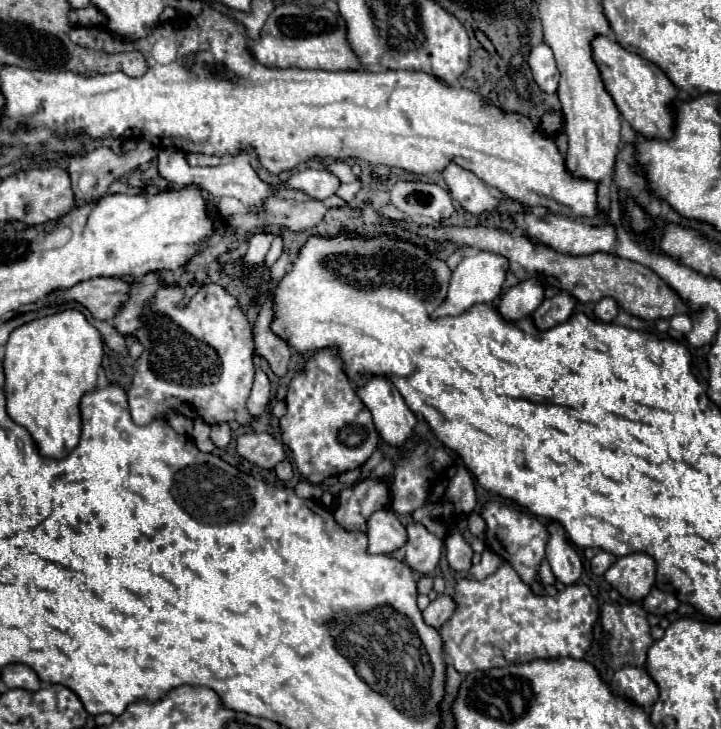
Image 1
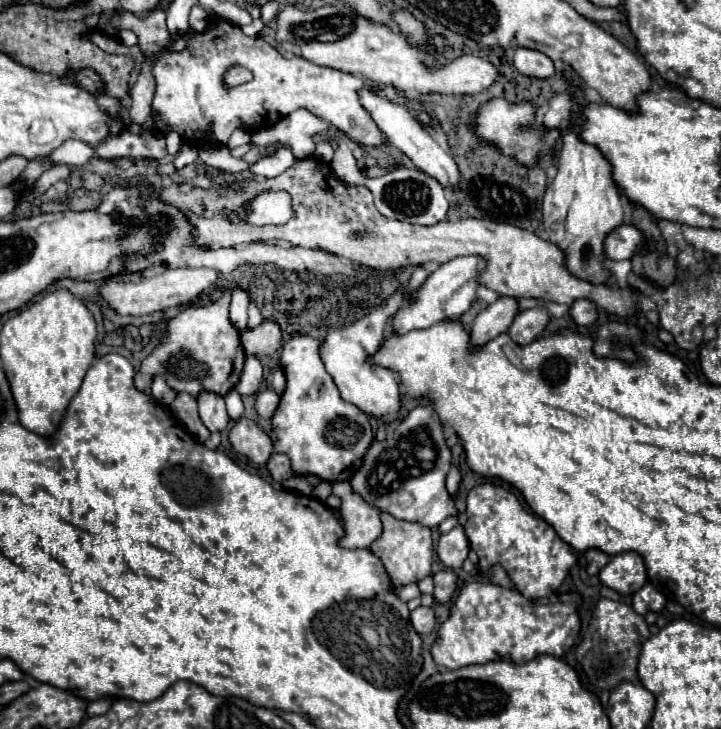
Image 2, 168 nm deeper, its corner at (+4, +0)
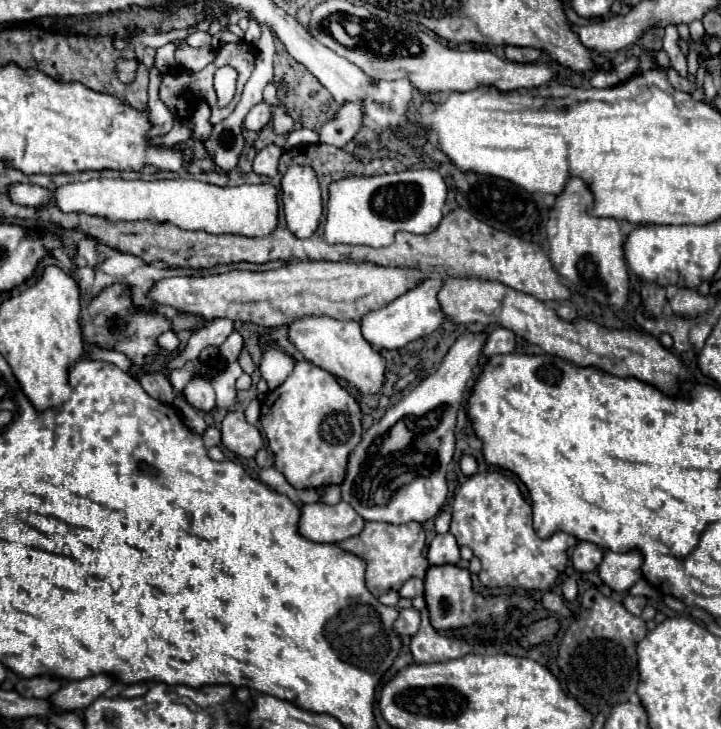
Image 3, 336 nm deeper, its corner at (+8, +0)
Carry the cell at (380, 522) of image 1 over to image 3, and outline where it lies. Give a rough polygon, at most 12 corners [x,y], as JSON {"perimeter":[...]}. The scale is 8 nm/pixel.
{"perimeter":[[346,502],[300,508],[298,532],[312,542],[360,534],[364,520]]}

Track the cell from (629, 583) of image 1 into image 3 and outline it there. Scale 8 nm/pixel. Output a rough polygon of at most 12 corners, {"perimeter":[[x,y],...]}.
{"perimeter":[[638,550],[606,552],[598,574],[614,592],[642,578]]}

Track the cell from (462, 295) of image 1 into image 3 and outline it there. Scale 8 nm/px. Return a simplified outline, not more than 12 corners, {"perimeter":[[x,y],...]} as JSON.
{"perimeter":[[430,278],[364,314],[364,340],[398,350],[446,320]]}

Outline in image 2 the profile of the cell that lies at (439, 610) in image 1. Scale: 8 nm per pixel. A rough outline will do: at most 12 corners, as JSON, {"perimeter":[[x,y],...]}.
{"perimeter":[[416,608],[410,614],[418,634],[430,634],[436,626],[432,608]]}

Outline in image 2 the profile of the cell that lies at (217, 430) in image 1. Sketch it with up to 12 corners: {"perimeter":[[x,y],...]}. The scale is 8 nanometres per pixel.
{"perimeter":[[198,396],[200,420],[210,432],[222,432],[230,418],[224,398]]}

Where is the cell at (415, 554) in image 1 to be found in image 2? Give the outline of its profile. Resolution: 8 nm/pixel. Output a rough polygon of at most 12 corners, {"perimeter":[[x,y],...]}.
{"perimeter":[[382,512],[370,546],[392,584],[418,582],[432,568],[432,532]]}

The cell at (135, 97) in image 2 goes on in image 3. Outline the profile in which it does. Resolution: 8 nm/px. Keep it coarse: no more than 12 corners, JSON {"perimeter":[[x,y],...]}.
{"perimeter":[[182,46],[176,62],[182,70],[198,72],[214,58],[214,48]]}

